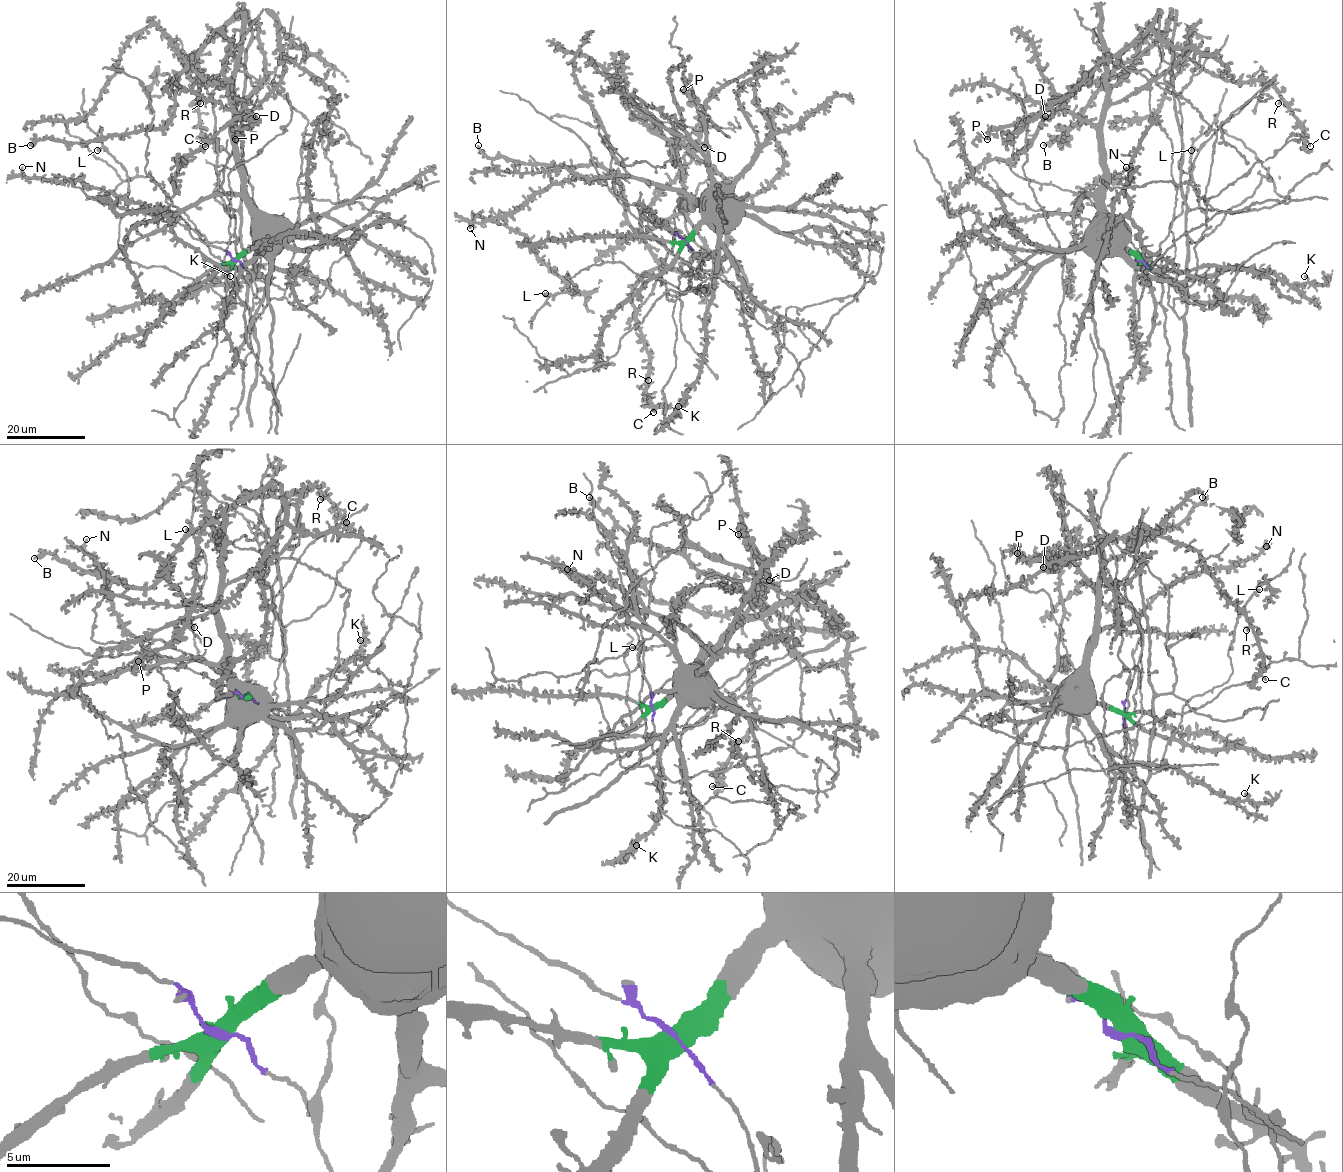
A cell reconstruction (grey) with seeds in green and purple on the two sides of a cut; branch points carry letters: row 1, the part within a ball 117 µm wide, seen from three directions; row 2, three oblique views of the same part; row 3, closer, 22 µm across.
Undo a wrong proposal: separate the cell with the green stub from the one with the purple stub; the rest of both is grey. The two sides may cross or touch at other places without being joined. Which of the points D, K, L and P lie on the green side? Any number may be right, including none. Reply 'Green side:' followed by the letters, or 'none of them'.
Green side: K

